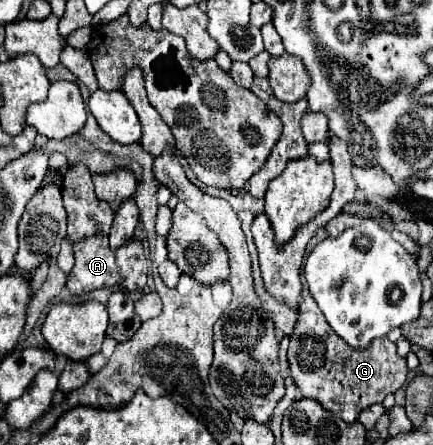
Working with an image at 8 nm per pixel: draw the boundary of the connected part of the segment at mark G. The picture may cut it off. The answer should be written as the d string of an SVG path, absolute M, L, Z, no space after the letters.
M307 297L299 305L299 321L287 349L289 367L295 383L305 397L317 399L327 411L337 413L347 423L355 423L359 413L373 403L381 403L389 393L395 393L407 381L405 357L397 355L395 343L387 337L375 339L365 351L355 351L331 331L317 303Z

